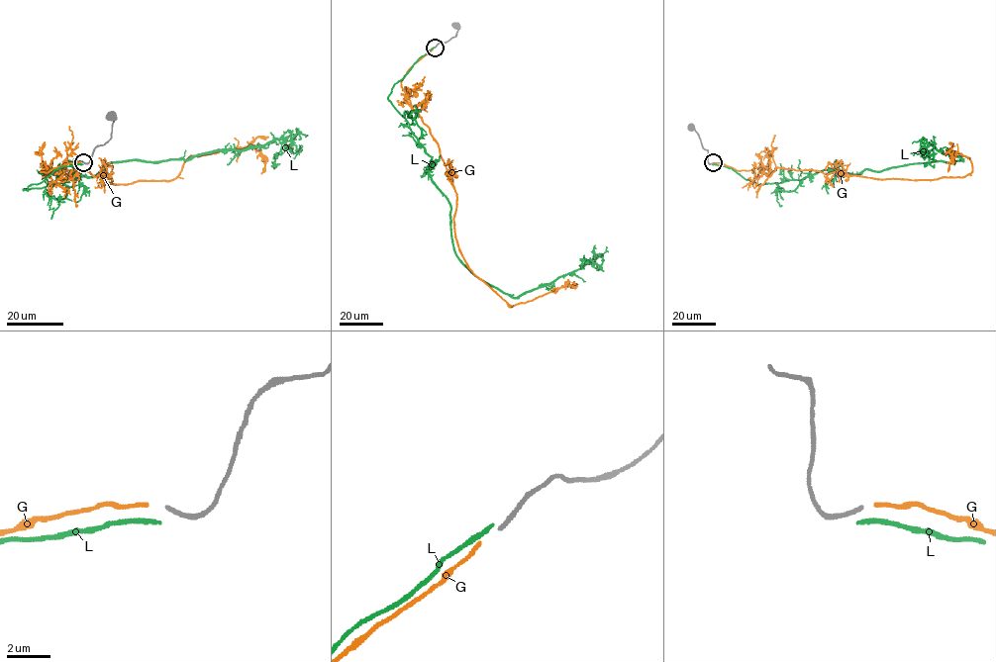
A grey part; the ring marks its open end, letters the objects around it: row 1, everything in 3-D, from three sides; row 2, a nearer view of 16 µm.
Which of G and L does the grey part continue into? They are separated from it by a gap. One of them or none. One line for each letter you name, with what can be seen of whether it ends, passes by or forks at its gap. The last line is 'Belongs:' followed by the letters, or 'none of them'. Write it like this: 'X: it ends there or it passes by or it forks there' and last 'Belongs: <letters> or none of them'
G: it ends there
Belongs: G

